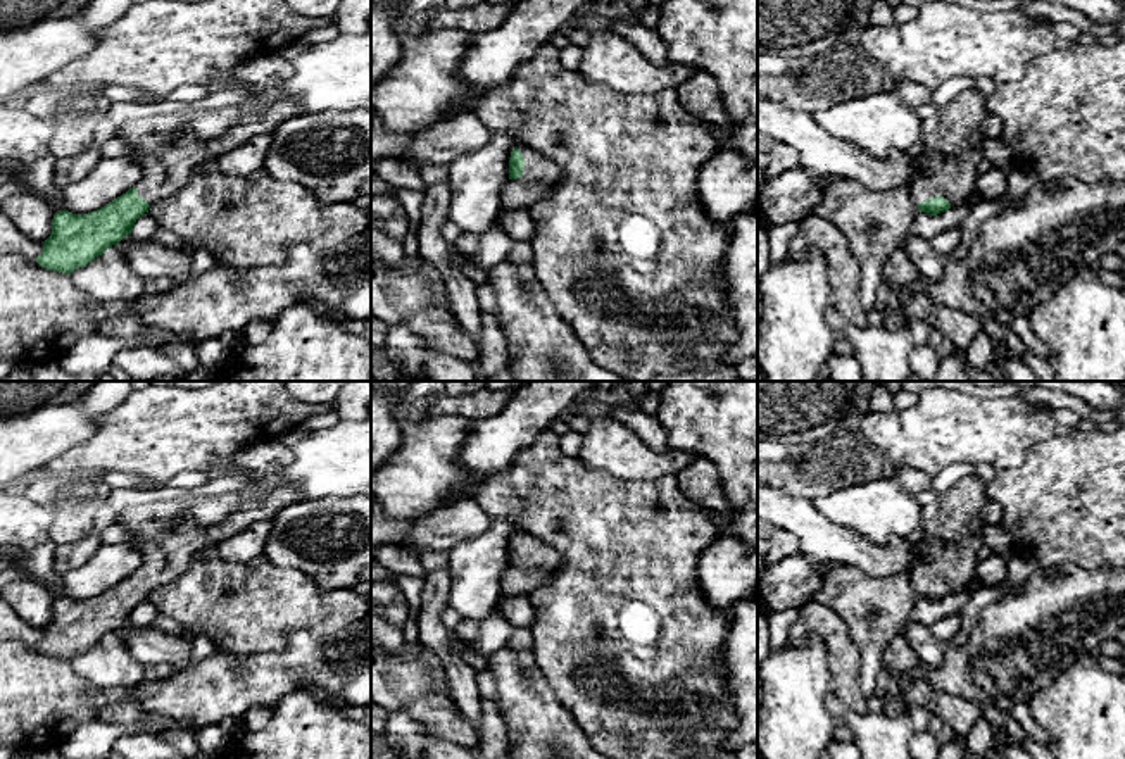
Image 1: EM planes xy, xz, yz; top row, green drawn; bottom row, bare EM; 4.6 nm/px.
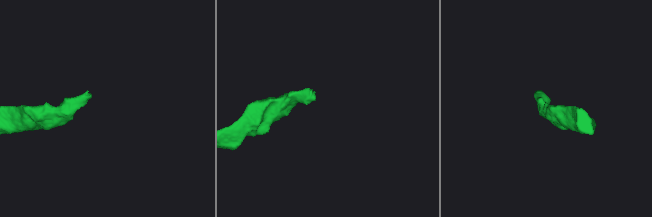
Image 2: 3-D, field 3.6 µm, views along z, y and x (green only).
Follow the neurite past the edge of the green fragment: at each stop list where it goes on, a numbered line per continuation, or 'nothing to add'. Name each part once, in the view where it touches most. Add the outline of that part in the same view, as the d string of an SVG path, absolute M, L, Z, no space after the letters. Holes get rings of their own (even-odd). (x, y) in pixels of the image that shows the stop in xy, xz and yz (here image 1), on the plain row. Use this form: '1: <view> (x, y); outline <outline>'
1: xz (539, 561); outline M518 533L525 545L523 562L509 566L500 578L500 592L509 597L531 595L561 562L557 550L530 533Z

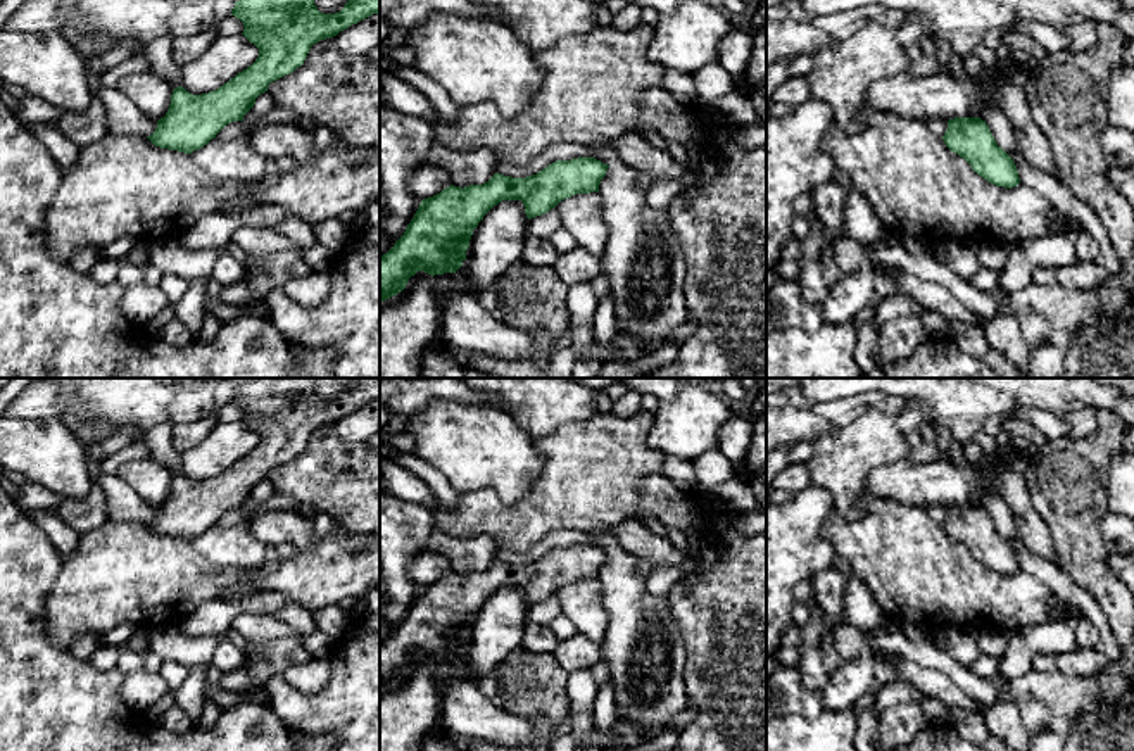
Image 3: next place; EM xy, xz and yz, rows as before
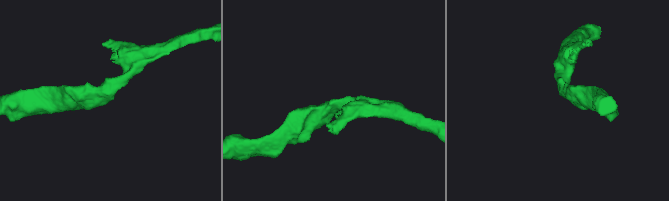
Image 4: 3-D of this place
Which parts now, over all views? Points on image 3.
nothing to add

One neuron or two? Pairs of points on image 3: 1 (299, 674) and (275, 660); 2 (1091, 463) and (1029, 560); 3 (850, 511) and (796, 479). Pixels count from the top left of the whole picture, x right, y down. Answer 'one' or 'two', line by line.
1: two
2: two
3: two

